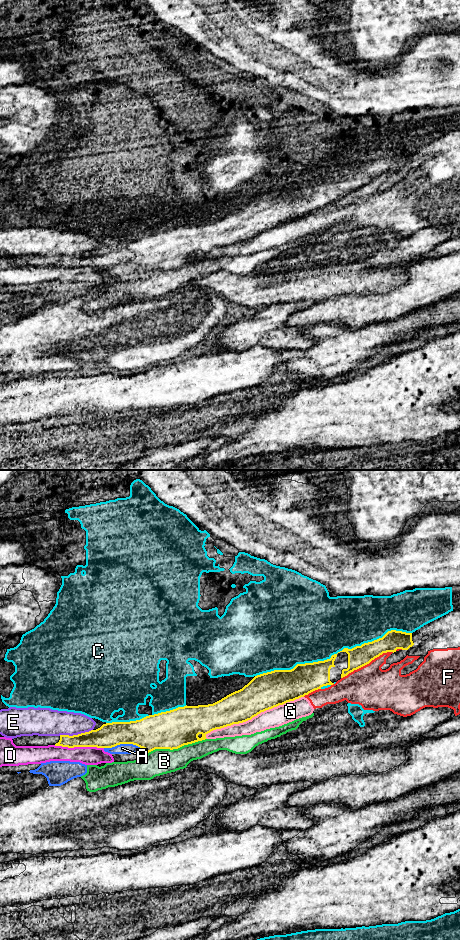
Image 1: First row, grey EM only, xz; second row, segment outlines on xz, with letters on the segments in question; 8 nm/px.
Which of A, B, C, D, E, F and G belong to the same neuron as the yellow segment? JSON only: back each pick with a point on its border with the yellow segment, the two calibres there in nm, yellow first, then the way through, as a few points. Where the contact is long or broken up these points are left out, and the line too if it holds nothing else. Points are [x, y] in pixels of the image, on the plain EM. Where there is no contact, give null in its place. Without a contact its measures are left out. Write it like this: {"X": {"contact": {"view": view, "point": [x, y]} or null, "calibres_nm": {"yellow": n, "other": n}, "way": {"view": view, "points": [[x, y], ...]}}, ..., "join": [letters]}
{"join": []}

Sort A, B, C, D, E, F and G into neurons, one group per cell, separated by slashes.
A B / C / D / E / F G

